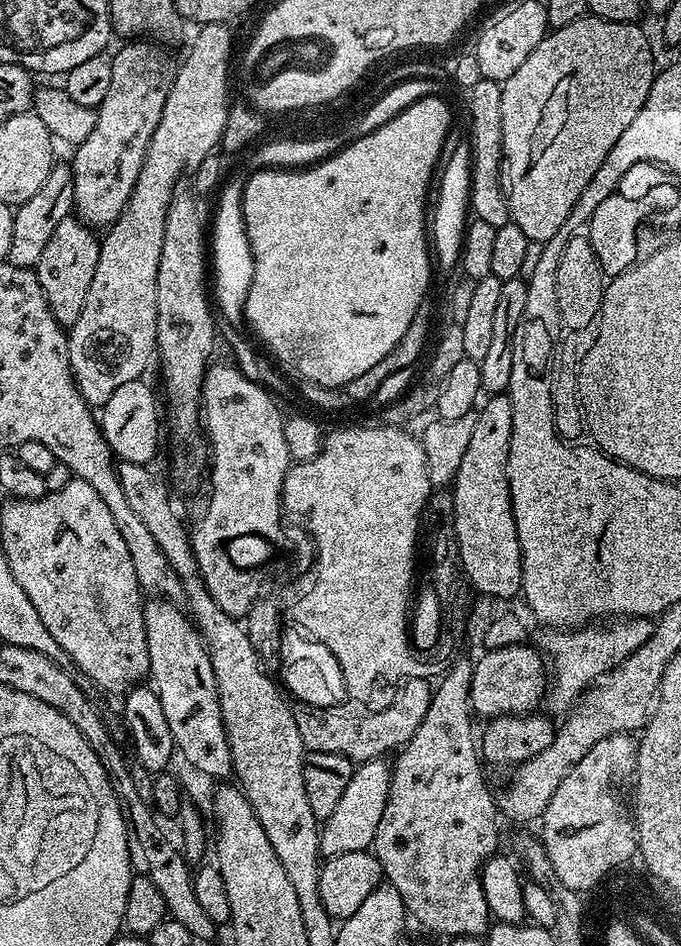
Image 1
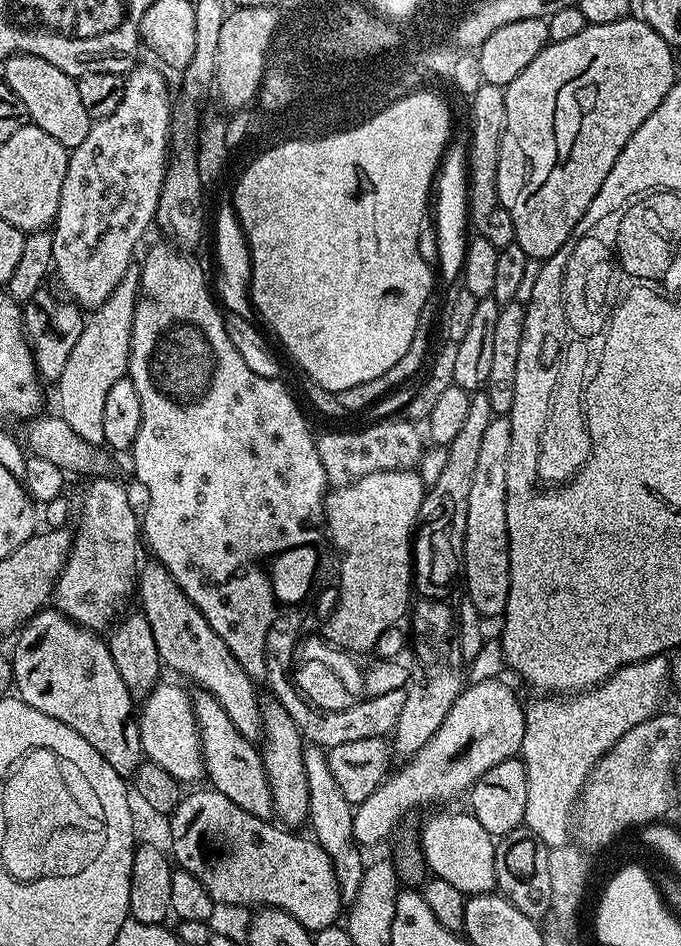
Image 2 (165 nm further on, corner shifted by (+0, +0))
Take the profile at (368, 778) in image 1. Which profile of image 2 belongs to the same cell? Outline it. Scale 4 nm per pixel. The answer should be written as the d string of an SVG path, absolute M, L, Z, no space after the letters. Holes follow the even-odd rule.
M420 598L417 601L417 604L415 601L414 607L410 612L410 620L412 616L410 648L416 651L416 656L420 659L420 668L415 669L413 667L411 669L407 685L404 688L406 702L402 702L402 714L398 714L398 722L390 736L390 747L393 753L400 758L418 754L418 750L422 750L422 746L426 746L426 742L430 742L430 738L434 738L438 726L442 726L442 722L446 722L446 714L450 714L450 706L454 706L454 702L466 687L466 679L464 680L466 661L462 658L460 647L458 646L456 614L453 605L446 600Z

